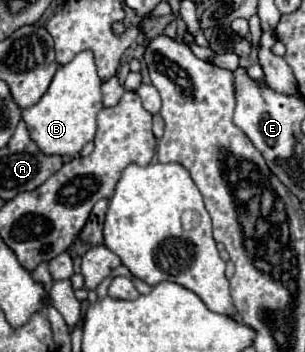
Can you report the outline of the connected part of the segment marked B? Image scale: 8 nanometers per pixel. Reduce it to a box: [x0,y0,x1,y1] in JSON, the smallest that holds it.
[23,50,103,156]

